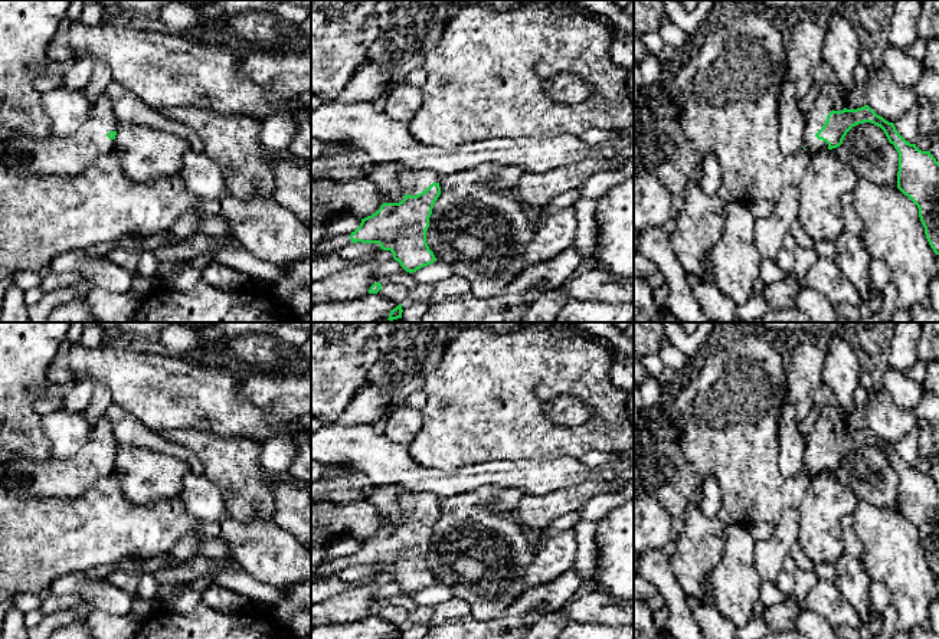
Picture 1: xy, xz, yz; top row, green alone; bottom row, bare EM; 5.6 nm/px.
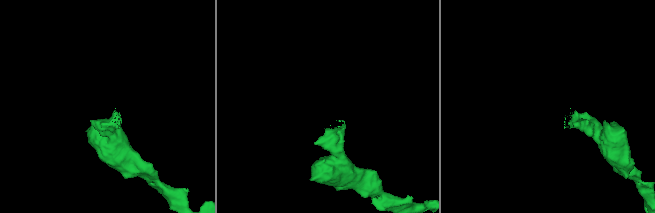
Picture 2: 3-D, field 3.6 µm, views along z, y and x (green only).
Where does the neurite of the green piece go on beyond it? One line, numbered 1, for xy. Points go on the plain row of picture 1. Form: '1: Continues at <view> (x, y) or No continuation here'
1: Continues at xy (65, 478)

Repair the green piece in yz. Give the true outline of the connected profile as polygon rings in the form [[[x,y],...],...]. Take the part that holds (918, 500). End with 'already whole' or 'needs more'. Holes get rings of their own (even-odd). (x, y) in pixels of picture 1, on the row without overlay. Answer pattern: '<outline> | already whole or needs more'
[[[819,417],[805,439],[805,473],[809,479],[840,469],[847,455],[858,446],[871,445],[884,453],[899,475],[897,511],[917,528],[926,561],[939,577],[939,485],[930,473],[907,465],[893,445],[877,438],[868,427],[834,433],[828,419]]] | needs more

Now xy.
[[[104,414],[91,440],[75,456],[45,462],[20,456],[4,466],[3,485],[23,499],[78,498],[96,478],[114,473],[118,446]]] | needs more

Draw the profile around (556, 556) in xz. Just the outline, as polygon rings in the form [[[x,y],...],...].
[[[575,527],[553,535],[534,553],[531,563],[523,571],[521,579],[524,584],[531,587],[557,579],[573,567],[576,553]]]

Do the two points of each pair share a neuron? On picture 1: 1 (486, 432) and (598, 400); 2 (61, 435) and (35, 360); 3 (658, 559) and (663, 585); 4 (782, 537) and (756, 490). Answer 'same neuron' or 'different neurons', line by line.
1: same neuron
2: different neurons
3: same neuron
4: different neurons

